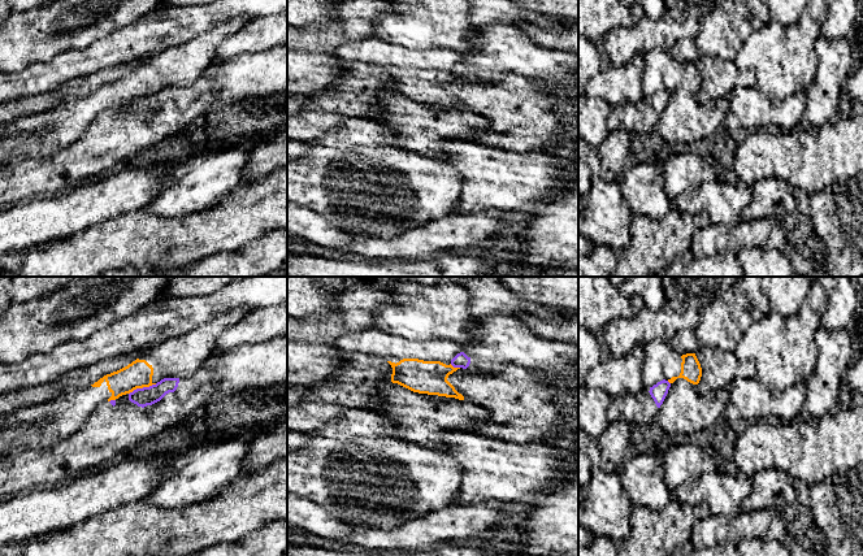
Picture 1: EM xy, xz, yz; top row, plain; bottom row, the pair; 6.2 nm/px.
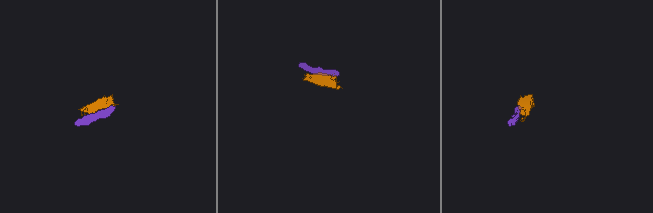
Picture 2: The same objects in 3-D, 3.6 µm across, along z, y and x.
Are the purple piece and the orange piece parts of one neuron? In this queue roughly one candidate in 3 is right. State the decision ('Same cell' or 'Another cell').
Another cell

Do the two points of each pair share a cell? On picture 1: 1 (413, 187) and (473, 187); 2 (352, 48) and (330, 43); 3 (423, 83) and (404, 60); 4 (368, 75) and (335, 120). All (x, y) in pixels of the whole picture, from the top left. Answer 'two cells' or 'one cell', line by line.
1: two cells
2: two cells
3: one cell
4: one cell

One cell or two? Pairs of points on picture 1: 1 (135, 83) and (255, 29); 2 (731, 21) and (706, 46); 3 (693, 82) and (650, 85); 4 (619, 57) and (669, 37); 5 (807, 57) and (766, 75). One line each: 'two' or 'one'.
1: two
2: one
3: one
4: one
5: one

